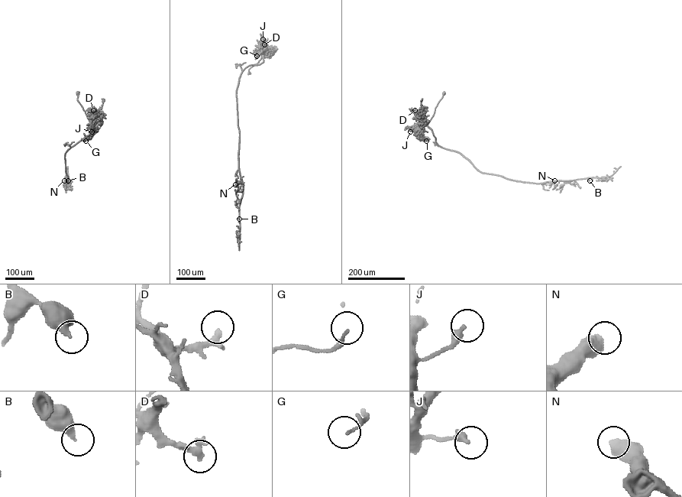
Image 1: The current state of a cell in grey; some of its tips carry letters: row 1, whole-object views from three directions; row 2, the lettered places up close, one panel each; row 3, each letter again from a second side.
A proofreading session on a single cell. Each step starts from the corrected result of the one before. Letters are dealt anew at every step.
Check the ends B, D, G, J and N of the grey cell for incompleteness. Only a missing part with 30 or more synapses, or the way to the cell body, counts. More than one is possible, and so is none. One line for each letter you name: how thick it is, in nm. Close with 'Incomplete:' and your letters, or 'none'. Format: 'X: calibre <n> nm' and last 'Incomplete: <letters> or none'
D: calibre 300 nm
Incomplete: D

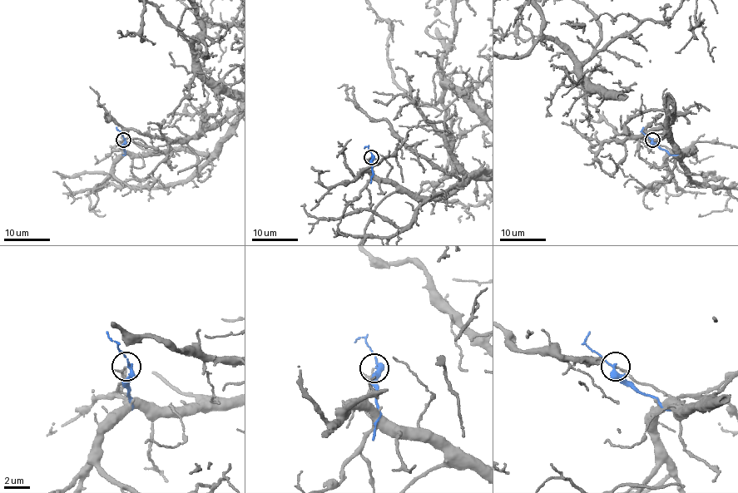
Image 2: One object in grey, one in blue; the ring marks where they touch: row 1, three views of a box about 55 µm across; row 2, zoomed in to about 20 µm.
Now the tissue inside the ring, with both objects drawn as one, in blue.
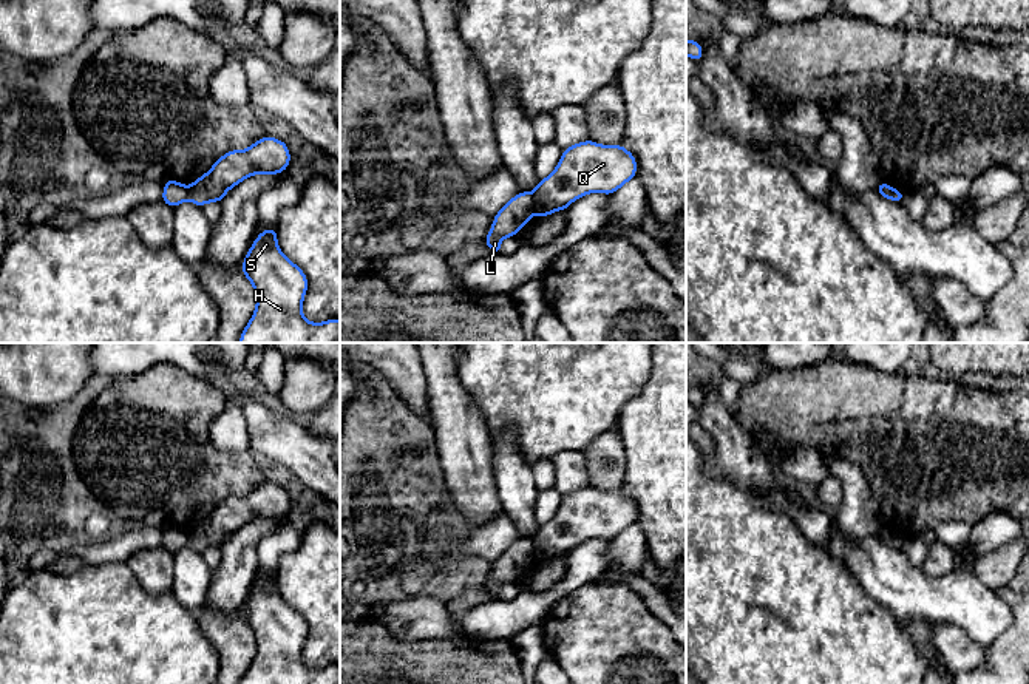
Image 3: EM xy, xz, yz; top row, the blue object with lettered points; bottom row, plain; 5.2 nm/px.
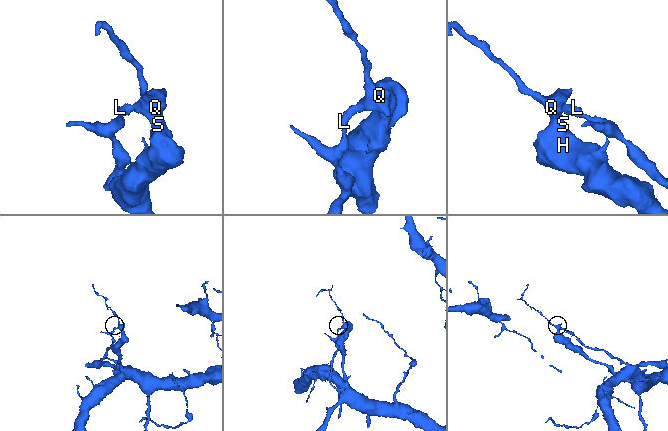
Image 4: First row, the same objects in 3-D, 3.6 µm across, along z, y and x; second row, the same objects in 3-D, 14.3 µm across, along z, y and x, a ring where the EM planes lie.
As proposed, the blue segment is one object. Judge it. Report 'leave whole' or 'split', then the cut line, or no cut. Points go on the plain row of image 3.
split | xz (530, 539), (533, 555)

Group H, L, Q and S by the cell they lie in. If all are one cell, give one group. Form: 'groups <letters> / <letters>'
groups H Q S / L

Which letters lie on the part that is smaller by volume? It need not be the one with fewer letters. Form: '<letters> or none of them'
H, Q, S

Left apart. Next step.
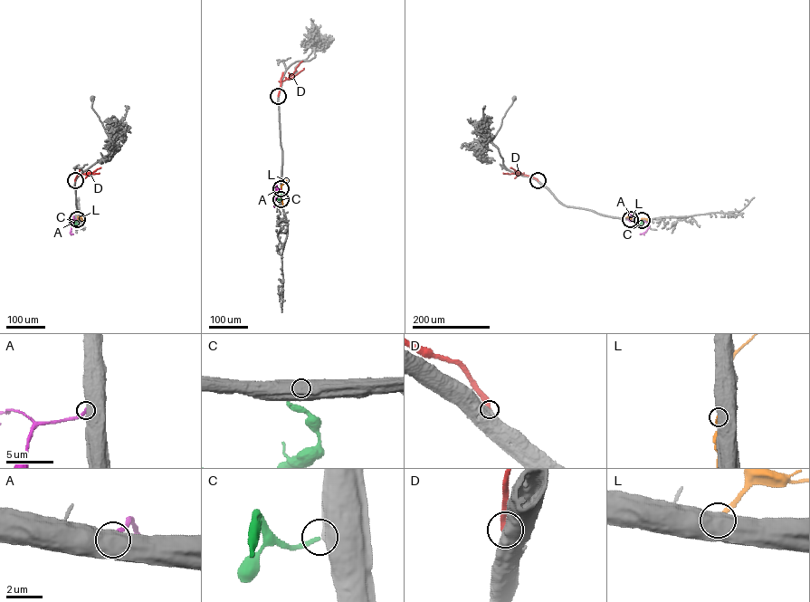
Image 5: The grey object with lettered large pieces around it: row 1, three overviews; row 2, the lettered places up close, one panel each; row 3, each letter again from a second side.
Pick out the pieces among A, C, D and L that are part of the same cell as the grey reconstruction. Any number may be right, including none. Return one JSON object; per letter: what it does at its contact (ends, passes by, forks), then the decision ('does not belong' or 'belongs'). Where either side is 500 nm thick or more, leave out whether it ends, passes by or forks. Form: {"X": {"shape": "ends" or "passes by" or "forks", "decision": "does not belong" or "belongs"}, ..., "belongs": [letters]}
{"A": {"decision": "does not belong"}, "C": {"decision": "belongs"}, "D": {"decision": "does not belong"}, "L": {"decision": "does not belong"}, "belongs": ["C"]}

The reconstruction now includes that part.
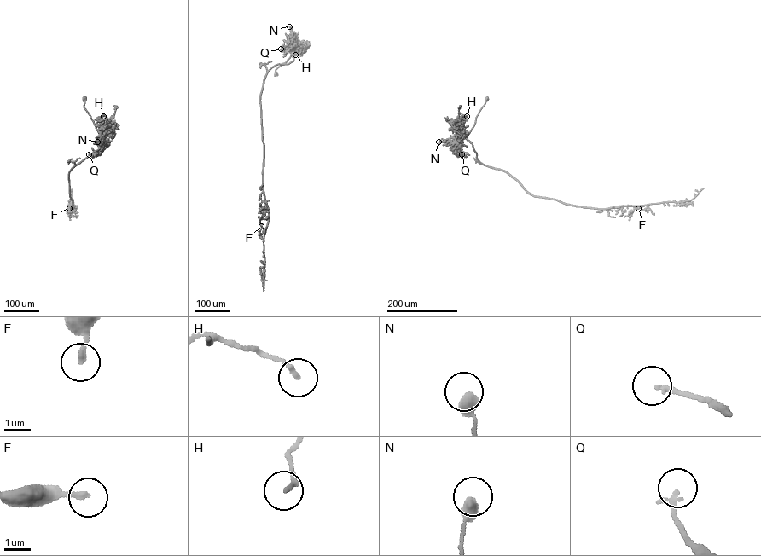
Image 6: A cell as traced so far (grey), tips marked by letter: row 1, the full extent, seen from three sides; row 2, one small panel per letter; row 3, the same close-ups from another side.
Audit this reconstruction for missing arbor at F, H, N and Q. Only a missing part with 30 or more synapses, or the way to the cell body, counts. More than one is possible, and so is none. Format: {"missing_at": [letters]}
{"missing_at": []}

